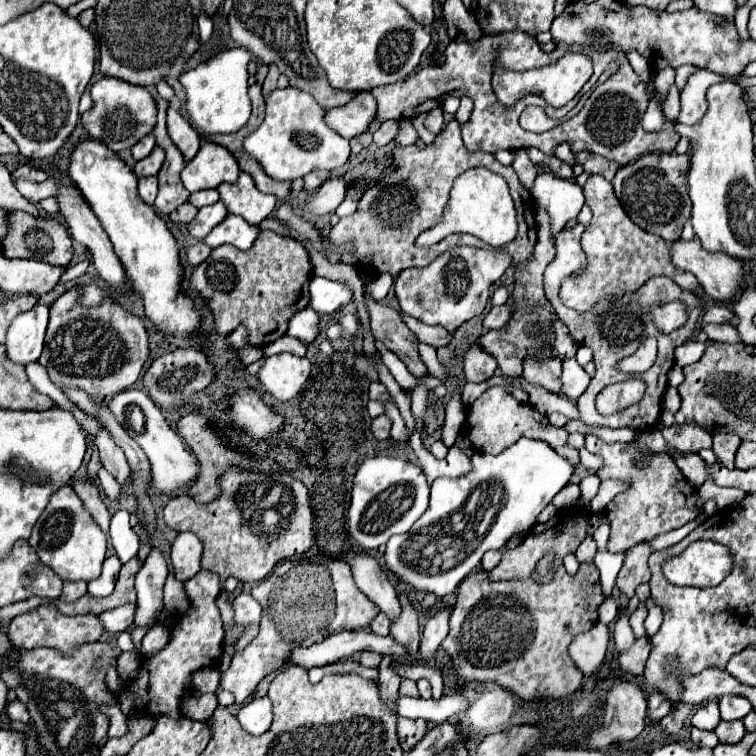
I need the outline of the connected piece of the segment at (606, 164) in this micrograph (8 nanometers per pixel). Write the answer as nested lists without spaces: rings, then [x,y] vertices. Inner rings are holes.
[[[578,153],[576,161],[584,167],[584,171],[588,175],[602,175],[608,181],[620,169],[620,165],[616,161],[608,161],[606,157],[600,157],[600,155],[594,155],[594,153]]]

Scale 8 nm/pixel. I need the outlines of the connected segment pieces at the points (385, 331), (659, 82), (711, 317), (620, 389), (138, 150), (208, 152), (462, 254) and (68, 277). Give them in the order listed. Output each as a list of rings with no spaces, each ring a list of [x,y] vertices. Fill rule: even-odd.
[[[366,299],[368,311],[370,311],[370,325],[372,325],[372,335],[378,339],[386,349],[396,353],[404,365],[410,365],[410,371],[417,378],[430,376],[426,366],[420,361],[415,336],[404,323],[402,315],[386,305],[380,305],[372,299]]]
[[[666,67],[666,69],[662,69],[660,73],[656,73],[656,75],[654,75],[654,85],[656,85],[656,89],[660,91],[662,101],[666,101],[668,91],[670,91],[670,87],[674,85],[674,69],[672,69],[672,67]]]
[[[714,305],[714,307],[710,307],[710,309],[704,313],[702,325],[708,325],[708,323],[726,323],[726,321],[730,321],[732,315],[734,315],[734,313],[732,313],[728,307],[724,307],[724,305]]]
[[[640,379],[612,383],[596,397],[596,409],[600,415],[612,415],[612,413],[624,411],[632,403],[636,405],[642,399],[644,391],[646,391],[646,385]]]
[[[146,135],[144,139],[140,139],[140,141],[138,141],[138,143],[132,147],[132,155],[134,155],[134,159],[136,159],[136,161],[140,161],[140,159],[148,157],[148,155],[152,153],[154,145],[156,145],[154,135]]]
[[[202,143],[200,151],[192,161],[186,163],[182,171],[184,187],[194,193],[210,187],[218,187],[220,183],[236,183],[240,175],[240,167],[228,149],[214,143]]]
[[[456,245],[444,251],[440,257],[436,257],[436,261],[426,267],[410,267],[400,271],[394,281],[400,311],[420,319],[426,325],[442,325],[448,331],[456,331],[464,321],[484,311],[490,297],[488,287],[498,281],[510,265],[512,257],[506,251]]]
[[[86,258],[84,261],[78,263],[77,265],[72,266],[70,268],[66,268],[65,272],[60,278],[59,284],[66,283],[68,281],[71,281],[82,276],[86,273],[88,266],[89,259]]]

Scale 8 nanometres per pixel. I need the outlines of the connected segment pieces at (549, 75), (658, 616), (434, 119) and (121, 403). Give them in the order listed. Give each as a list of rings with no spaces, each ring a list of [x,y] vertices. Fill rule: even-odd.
[[[570,53],[558,63],[552,63],[544,69],[532,69],[532,71],[508,71],[508,69],[502,69],[502,65],[496,61],[494,73],[492,73],[492,87],[498,101],[504,107],[512,107],[516,101],[520,101],[524,95],[530,93],[543,96],[550,105],[559,108],[566,105],[584,87],[590,75],[592,75],[592,61],[586,55],[578,55],[578,53],[576,55]]]
[[[651,599],[647,600],[647,608],[648,615],[645,619],[644,626],[646,631],[648,631],[648,635],[652,637],[656,631],[658,631],[658,627],[662,624],[662,609],[655,605]],[[650,600],[650,601],[649,601]]]
[[[432,109],[428,115],[426,115],[426,121],[424,121],[424,127],[430,131],[430,133],[434,133],[434,135],[438,135],[440,131],[442,131],[442,127],[444,127],[444,119],[442,119],[442,111],[440,109]]]
[[[126,389],[122,393],[118,393],[112,401],[110,401],[110,409],[112,413],[116,415],[118,423],[132,435],[132,439],[140,445],[140,449],[146,453],[146,457],[150,459],[150,465],[152,465],[152,487],[150,491],[152,493],[164,493],[164,495],[174,495],[186,487],[190,487],[196,477],[198,477],[198,471],[200,471],[200,465],[198,465],[198,459],[194,457],[194,453],[190,449],[186,449],[182,437],[178,433],[174,433],[168,425],[168,421],[164,419],[160,407],[146,395],[146,391],[140,391],[140,389]],[[128,405],[138,405],[146,417],[146,431],[144,433],[134,433],[126,421],[126,407]]]

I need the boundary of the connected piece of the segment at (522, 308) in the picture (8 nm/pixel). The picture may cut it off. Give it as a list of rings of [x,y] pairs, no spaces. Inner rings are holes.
[[[536,207],[536,225],[538,225],[538,241],[534,247],[534,253],[530,259],[520,261],[516,265],[516,283],[512,291],[514,299],[514,313],[512,319],[504,329],[498,331],[488,331],[480,337],[480,345],[496,357],[498,367],[502,369],[504,377],[516,379],[522,375],[524,359],[534,357],[534,359],[552,359],[560,357],[560,361],[572,359],[576,355],[576,341],[570,335],[568,327],[556,317],[556,311],[552,309],[552,303],[544,295],[544,269],[554,261],[554,237],[550,233],[550,217],[546,209]]]

